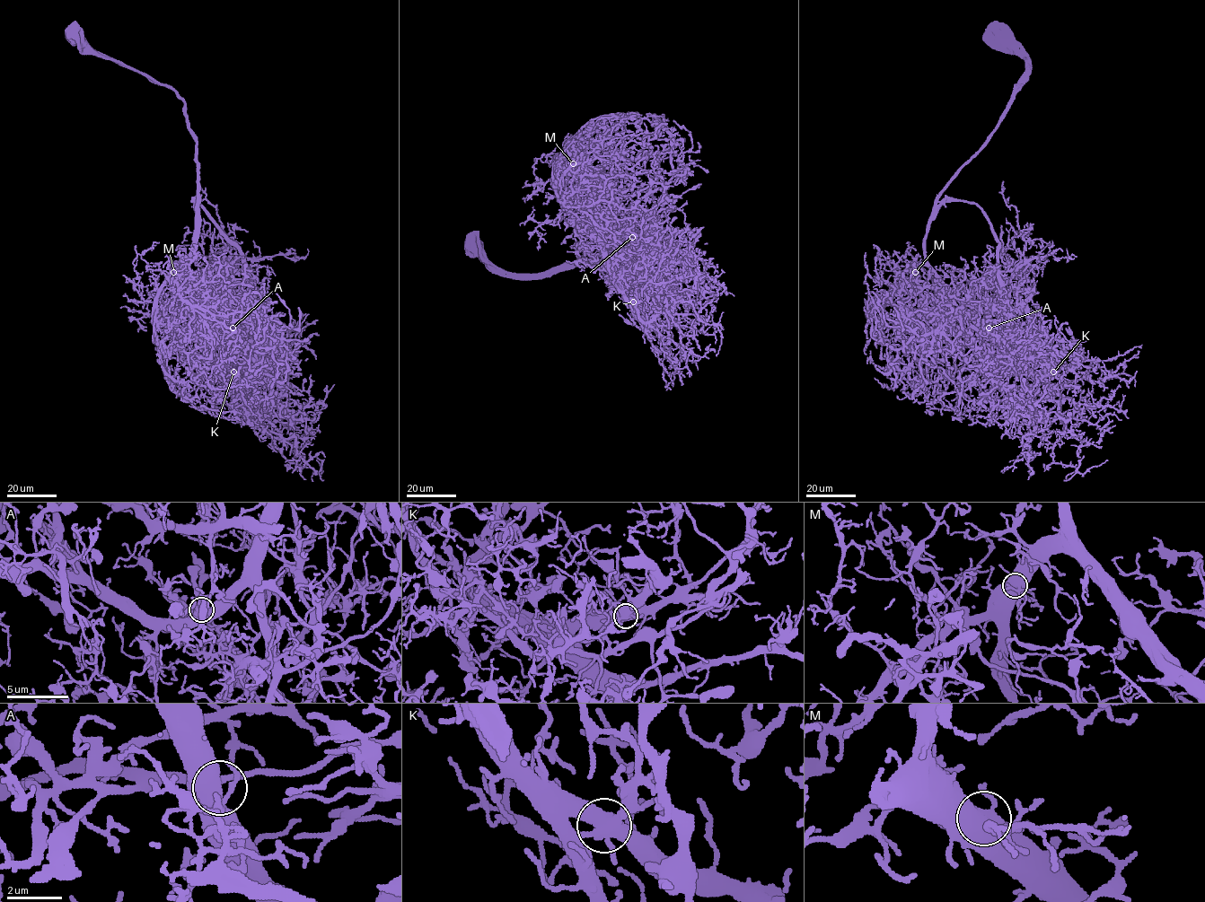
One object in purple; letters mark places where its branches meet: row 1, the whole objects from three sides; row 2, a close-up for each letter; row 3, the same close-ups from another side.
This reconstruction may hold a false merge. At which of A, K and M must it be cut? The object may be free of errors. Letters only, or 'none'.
none

